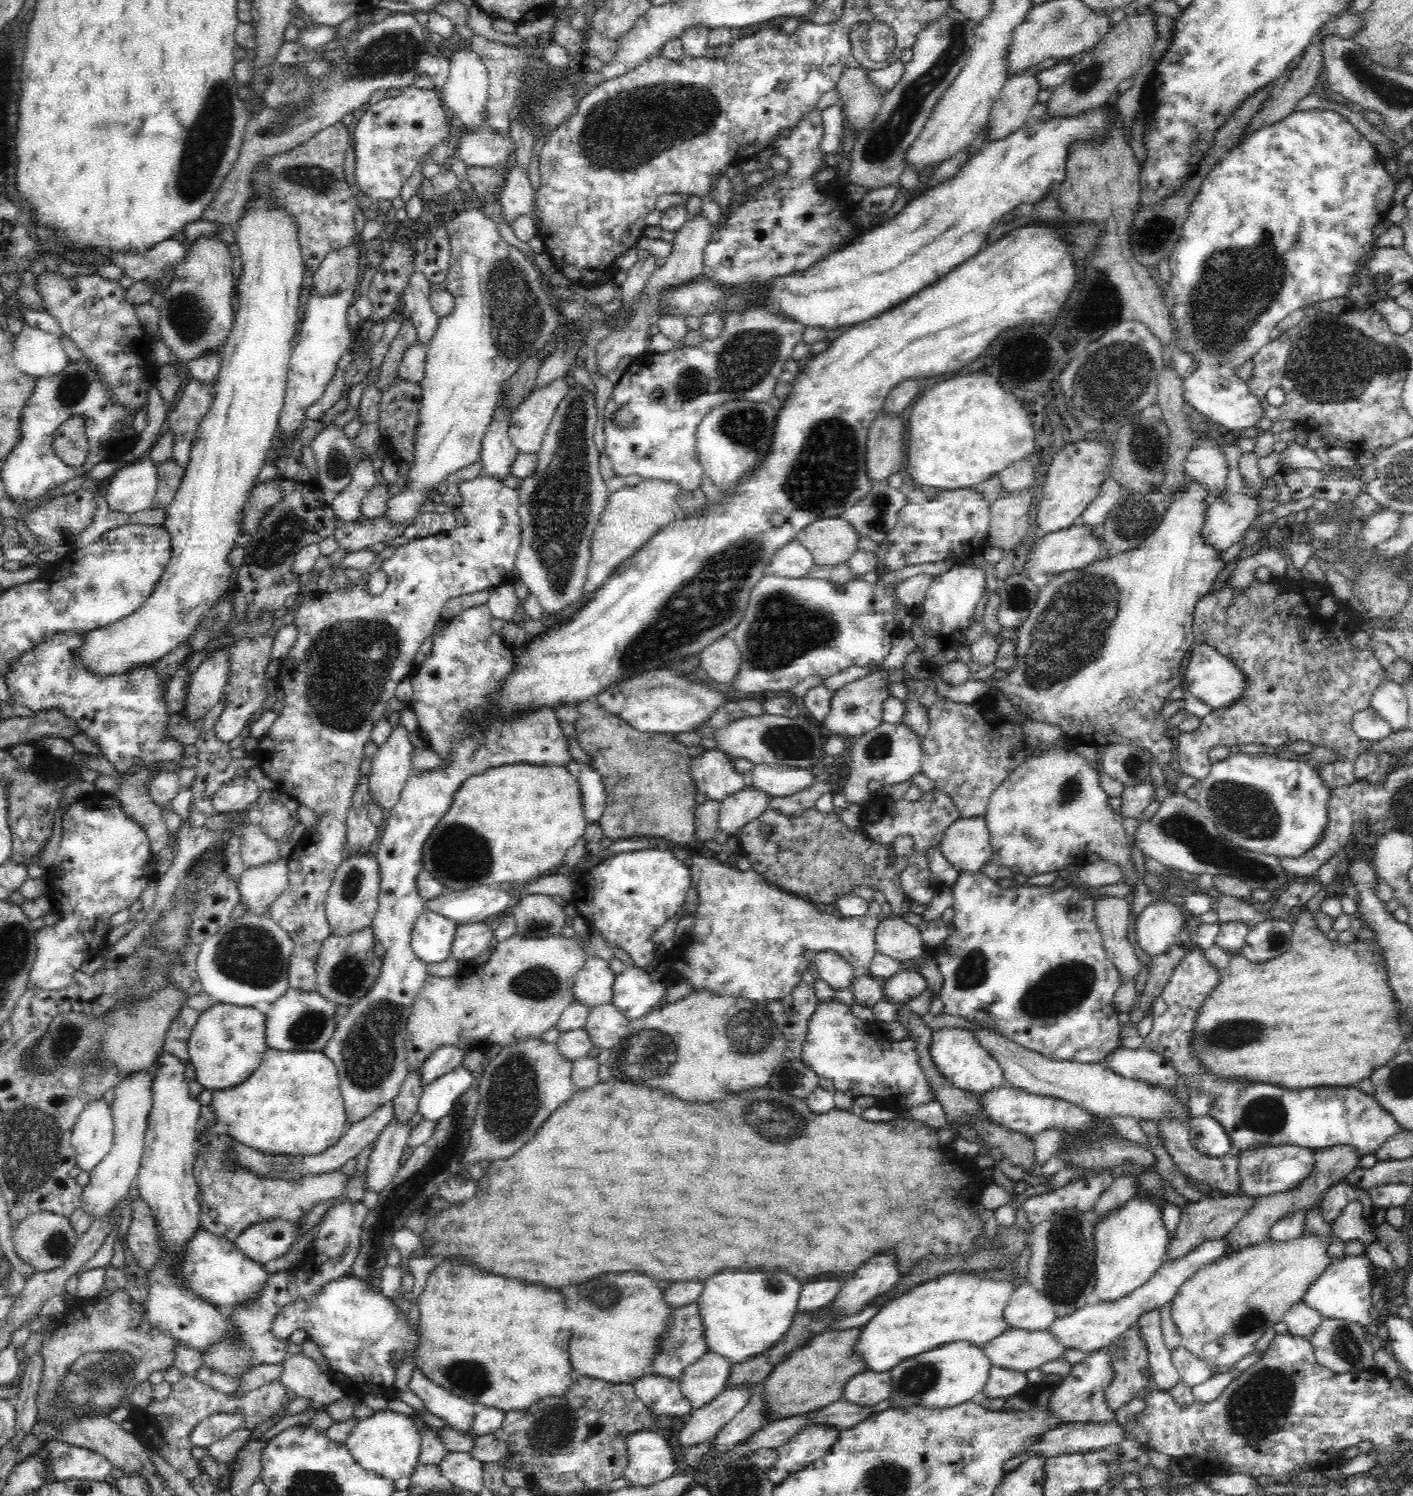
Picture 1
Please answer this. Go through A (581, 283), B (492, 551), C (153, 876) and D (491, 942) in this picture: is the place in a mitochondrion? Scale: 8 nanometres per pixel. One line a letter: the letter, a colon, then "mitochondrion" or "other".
A: other
B: other
C: other
D: other

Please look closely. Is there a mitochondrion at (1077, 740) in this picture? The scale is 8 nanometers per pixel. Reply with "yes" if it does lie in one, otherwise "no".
no

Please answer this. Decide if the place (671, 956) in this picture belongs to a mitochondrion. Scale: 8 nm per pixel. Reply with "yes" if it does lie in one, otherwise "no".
no

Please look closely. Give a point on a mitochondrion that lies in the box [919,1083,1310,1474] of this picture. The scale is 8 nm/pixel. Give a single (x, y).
(1258, 1408)

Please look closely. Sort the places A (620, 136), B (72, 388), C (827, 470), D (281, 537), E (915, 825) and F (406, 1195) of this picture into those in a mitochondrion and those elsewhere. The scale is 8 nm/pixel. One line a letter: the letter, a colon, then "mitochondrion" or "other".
A: mitochondrion
B: mitochondrion
C: mitochondrion
D: mitochondrion
E: other
F: mitochondrion

